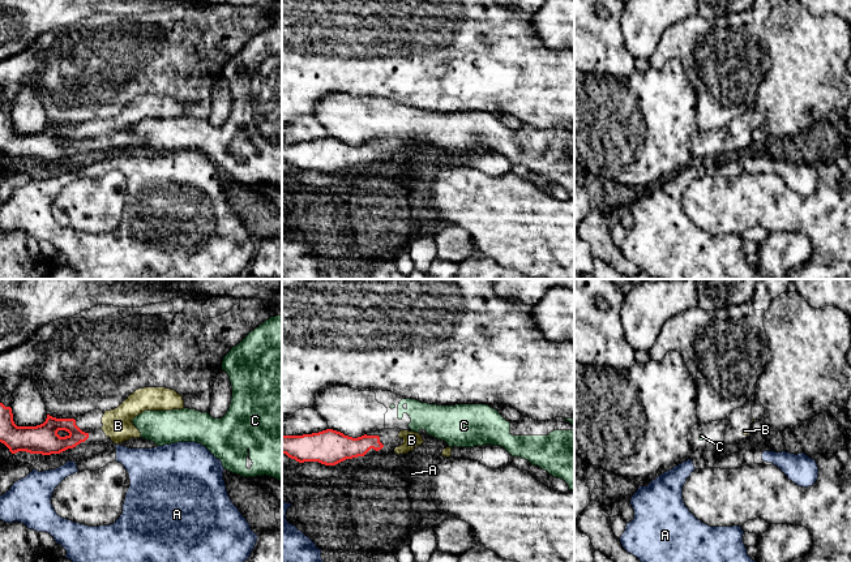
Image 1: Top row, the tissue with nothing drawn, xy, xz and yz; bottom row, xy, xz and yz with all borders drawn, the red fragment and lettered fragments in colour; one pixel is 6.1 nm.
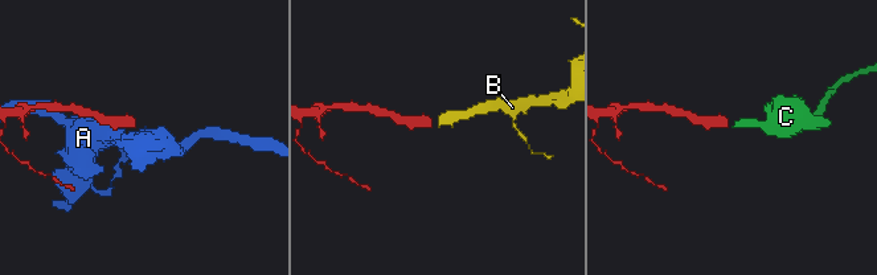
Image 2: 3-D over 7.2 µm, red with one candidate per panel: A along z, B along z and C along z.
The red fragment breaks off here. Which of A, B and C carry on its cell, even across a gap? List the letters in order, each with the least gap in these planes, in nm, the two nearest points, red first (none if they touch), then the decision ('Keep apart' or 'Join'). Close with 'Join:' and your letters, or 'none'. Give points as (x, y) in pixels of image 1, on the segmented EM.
A: Distance 70 nm. Across: xy (61, 451), (67, 462). Keep apart
B: Distance 70 nm. Across: xz (383, 446), (394, 449). Join
C: Distance 170 nm. Across: xz (379, 437), (398, 417). Keep apart
Join: B

